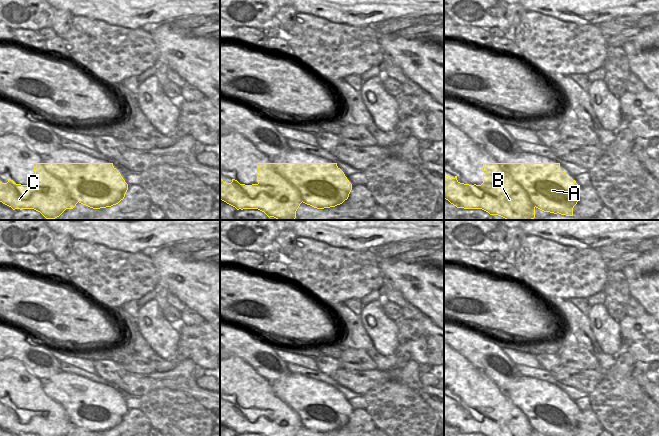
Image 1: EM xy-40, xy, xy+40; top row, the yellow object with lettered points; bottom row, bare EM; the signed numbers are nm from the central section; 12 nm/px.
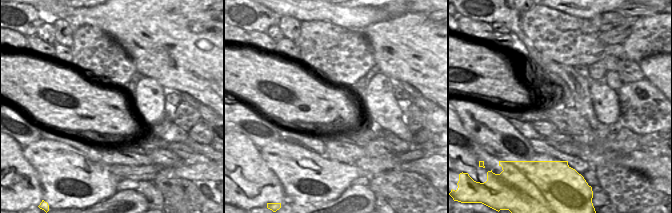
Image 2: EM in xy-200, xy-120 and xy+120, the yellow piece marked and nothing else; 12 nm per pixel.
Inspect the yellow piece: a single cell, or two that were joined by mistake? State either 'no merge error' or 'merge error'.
merge error

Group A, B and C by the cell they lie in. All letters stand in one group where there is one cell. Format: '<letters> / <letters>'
A / B C

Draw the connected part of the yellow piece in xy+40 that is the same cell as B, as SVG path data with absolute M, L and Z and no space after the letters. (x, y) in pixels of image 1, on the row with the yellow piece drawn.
M483 163L482 170L485 172L483 174L483 183L481 185L469 185L460 183L457 180L457 176L451 178L444 174L444 199L448 200L451 204L456 206L457 208L464 208L464 209L482 209L488 212L490 215L498 215L506 220L532 220L535 218L535 205L532 204L532 200L529 198L528 192L524 189L522 185L520 185L515 179L512 178L510 175L512 172L522 172L522 171L533 171L535 169L535 163Z

